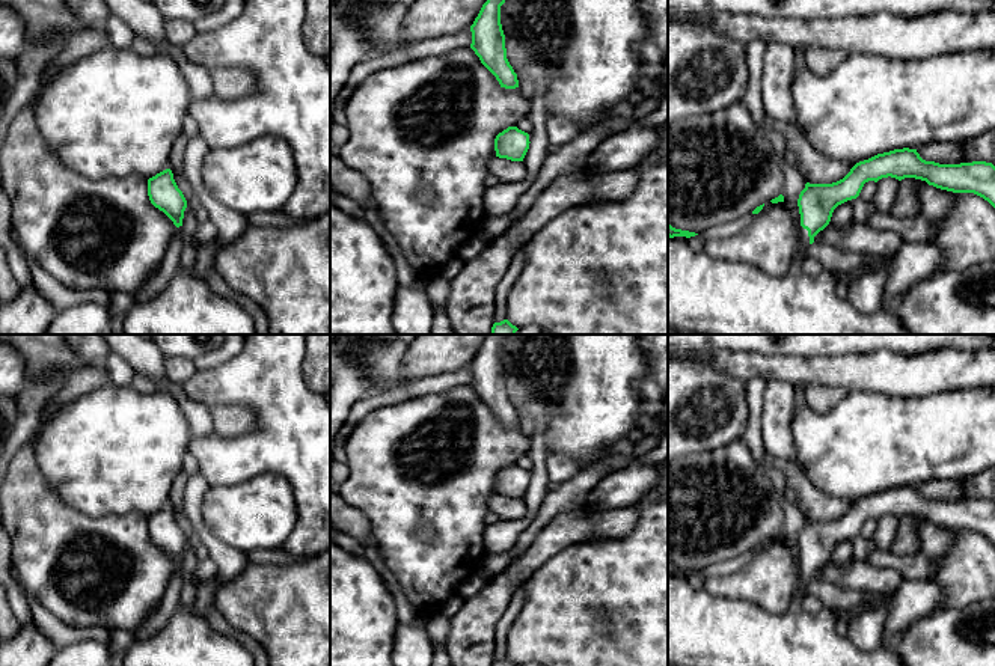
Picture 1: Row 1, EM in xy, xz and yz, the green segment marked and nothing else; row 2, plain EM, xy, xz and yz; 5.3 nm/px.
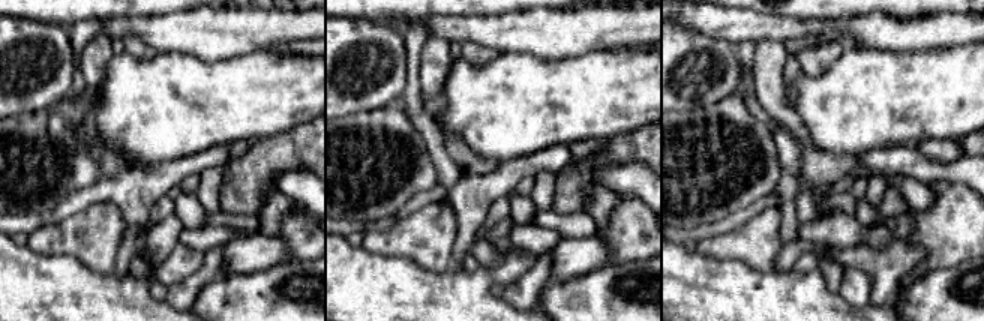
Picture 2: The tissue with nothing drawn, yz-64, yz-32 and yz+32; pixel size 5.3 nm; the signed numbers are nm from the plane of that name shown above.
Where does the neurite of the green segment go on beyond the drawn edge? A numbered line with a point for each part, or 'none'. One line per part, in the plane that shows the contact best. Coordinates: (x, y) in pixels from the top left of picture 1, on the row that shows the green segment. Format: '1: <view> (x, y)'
1: yz (804, 240)

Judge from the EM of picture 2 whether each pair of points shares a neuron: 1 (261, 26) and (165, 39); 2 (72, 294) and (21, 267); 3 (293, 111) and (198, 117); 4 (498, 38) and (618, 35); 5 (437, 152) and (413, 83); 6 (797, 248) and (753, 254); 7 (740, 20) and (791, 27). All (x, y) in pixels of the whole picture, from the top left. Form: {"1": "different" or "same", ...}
{"1": "same", "2": "same", "3": "same", "4": "same", "5": "same", "6": "different", "7": "same"}

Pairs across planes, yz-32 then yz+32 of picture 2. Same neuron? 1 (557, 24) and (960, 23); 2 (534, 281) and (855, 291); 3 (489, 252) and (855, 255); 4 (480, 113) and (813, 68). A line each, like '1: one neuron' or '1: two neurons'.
1: one neuron
2: one neuron
3: one neuron
4: two neurons

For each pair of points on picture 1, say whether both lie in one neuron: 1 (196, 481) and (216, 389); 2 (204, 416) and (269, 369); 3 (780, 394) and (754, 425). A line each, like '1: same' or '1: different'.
1: different
2: different
3: different

